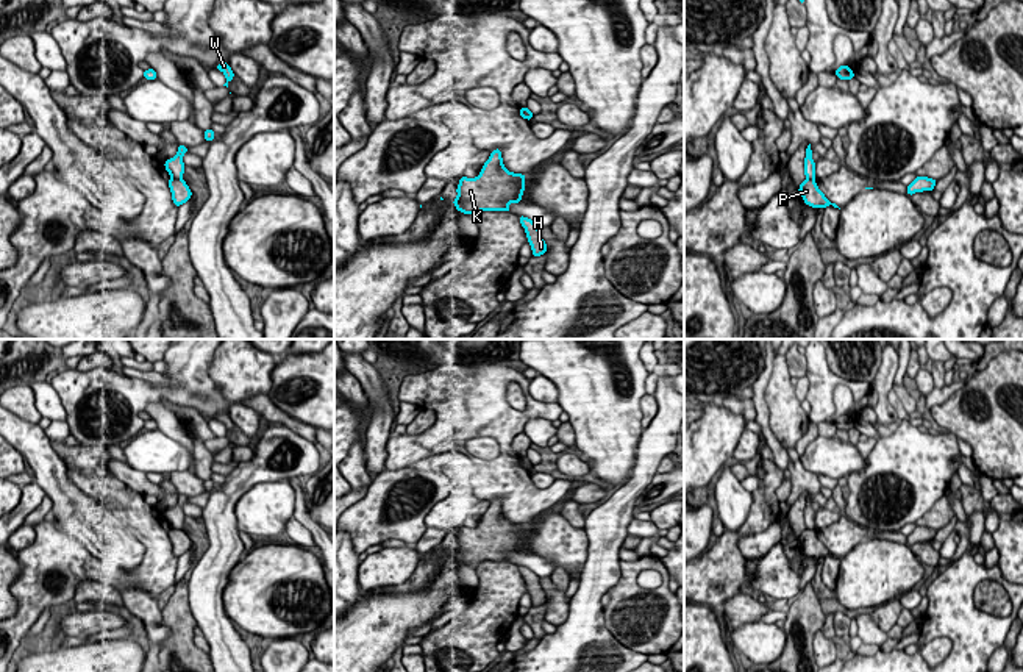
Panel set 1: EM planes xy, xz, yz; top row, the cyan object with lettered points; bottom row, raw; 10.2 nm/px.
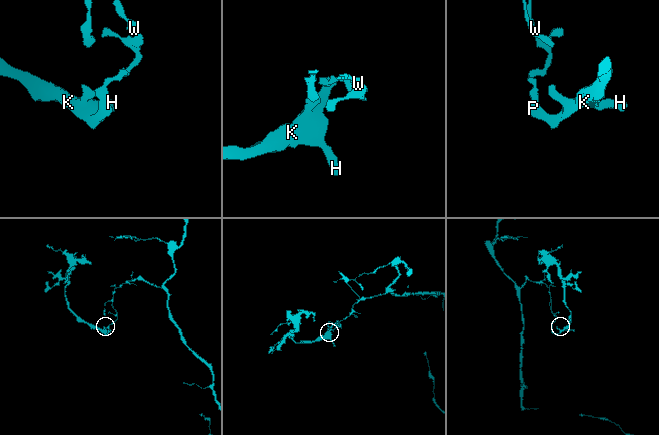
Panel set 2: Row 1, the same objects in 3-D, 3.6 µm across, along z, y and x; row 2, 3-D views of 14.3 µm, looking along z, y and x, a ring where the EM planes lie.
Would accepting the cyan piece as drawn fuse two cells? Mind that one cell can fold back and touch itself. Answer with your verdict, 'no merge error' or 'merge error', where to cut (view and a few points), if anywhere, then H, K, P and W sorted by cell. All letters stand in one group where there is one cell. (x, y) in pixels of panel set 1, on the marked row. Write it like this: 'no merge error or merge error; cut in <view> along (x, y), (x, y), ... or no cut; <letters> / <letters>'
merge error; cut in xy along (171, 177), (181, 180); H K P / W

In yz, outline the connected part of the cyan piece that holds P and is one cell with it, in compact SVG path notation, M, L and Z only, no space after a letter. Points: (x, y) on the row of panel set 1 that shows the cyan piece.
M804 180L798 188L800 195L803 197L803 202L807 206L812 208L826 208L832 205L834 208L839 208L836 203L831 203L825 194L818 189L815 180Z

